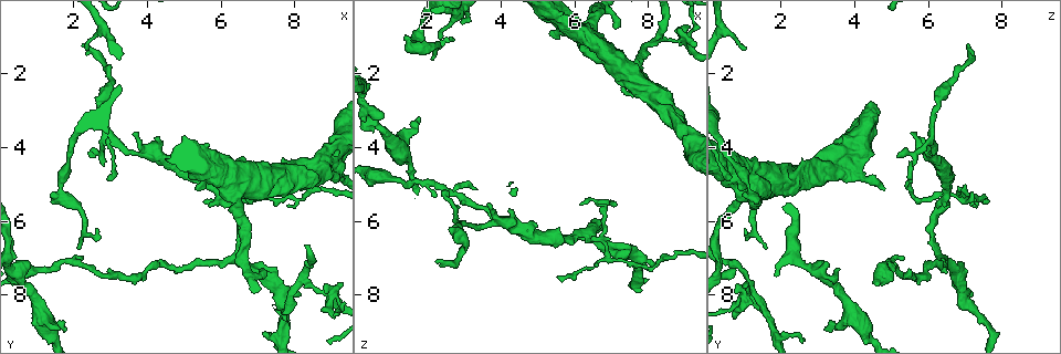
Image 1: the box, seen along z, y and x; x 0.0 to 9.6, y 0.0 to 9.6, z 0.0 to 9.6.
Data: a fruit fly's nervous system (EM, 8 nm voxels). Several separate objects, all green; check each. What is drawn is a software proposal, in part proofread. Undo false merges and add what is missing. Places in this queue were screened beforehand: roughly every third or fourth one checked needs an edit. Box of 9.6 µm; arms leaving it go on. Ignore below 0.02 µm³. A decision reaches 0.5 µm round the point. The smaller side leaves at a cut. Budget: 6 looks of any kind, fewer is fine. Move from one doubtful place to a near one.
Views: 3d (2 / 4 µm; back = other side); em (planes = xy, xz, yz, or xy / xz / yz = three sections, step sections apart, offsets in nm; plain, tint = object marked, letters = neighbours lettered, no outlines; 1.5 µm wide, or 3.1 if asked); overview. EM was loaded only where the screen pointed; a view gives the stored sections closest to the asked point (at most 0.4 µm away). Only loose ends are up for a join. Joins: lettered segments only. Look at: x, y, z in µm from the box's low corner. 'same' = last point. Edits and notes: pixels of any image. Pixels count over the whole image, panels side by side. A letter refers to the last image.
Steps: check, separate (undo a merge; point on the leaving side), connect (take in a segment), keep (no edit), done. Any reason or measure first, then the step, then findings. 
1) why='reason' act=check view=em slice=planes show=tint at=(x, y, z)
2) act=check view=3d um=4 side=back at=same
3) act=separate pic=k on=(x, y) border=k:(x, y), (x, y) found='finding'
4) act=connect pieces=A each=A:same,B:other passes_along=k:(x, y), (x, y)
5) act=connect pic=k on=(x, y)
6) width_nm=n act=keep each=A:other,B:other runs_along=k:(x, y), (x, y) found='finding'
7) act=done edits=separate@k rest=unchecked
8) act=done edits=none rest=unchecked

why='an open end' act=check view=3d um=4 at=(2.30, 1.30, 1.10)

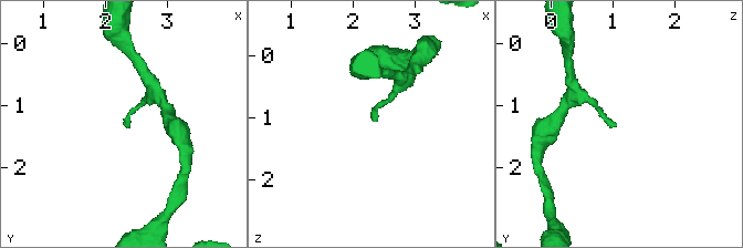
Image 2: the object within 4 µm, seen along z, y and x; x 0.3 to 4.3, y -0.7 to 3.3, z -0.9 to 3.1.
why='shape alone is not enough' act=check view=em slice=planes show=letters at=(2.35, 1.30, 1.05)

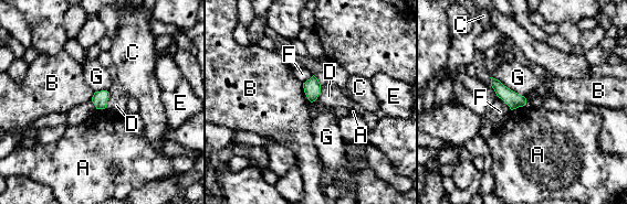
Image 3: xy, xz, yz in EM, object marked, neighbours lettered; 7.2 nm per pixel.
width_nm=110 act=keep each=A:other,B:other,C:other,D:other,E:other,F:other,G:other found='none of them fits'

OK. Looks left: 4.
why='branch stops here' act=check view=em slice=planes show=tint at=(2.45, 4.20, 5.15)

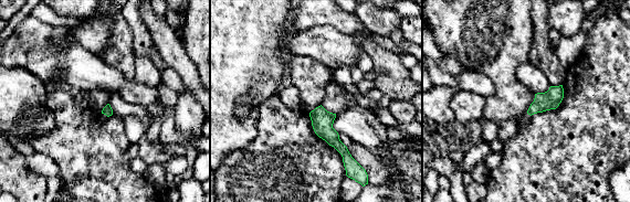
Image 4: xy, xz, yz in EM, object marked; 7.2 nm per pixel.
act=check view=em slice=planes show=letters at=same

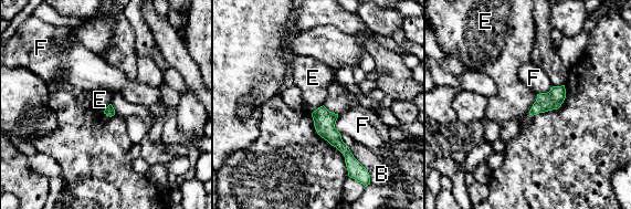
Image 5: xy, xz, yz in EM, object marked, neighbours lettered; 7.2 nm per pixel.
act=keep each=B:other,E:other,F:other border=5:(537, 94), (536, 101), (528, 113) found='no lettered segment goes on from it'

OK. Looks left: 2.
act=check view=em um=3.1 slice=xy step=16 show=tint at=(6.35, 5.40, 0.90)

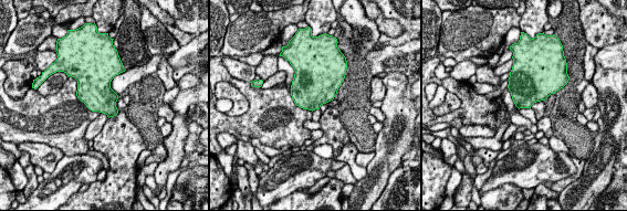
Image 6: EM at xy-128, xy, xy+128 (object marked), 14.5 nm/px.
why='cut it another way' act=check view=em um=3.1 slice=planes show=letters at=same

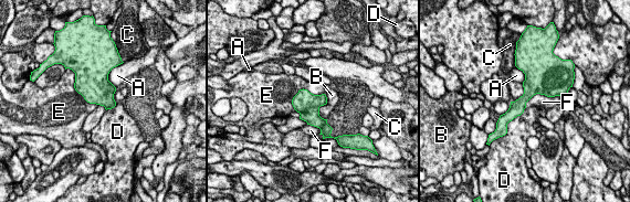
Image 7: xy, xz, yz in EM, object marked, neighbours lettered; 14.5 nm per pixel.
act=keep each=A:other,B:other,C:other,D:other,E:other,F:other border=7:(324, 93), (301, 88), (291, 104) found='all the same neuron'

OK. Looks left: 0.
act=done edits=none rest=unchecked

